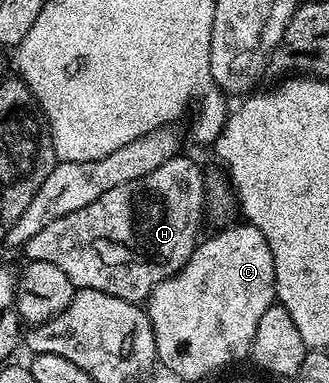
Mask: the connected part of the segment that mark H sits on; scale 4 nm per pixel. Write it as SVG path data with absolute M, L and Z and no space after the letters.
M178 156L167 160L167 164L159 164L155 172L147 172L147 176L131 184L119 184L119 188L103 192L95 204L79 208L79 212L71 212L71 216L51 220L43 232L35 232L35 236L25 242L23 253L30 262L46 262L55 264L55 268L63 268L74 287L107 292L141 304L159 283L175 276L187 264L202 233L201 213L204 215L206 210L207 177L195 159Z

